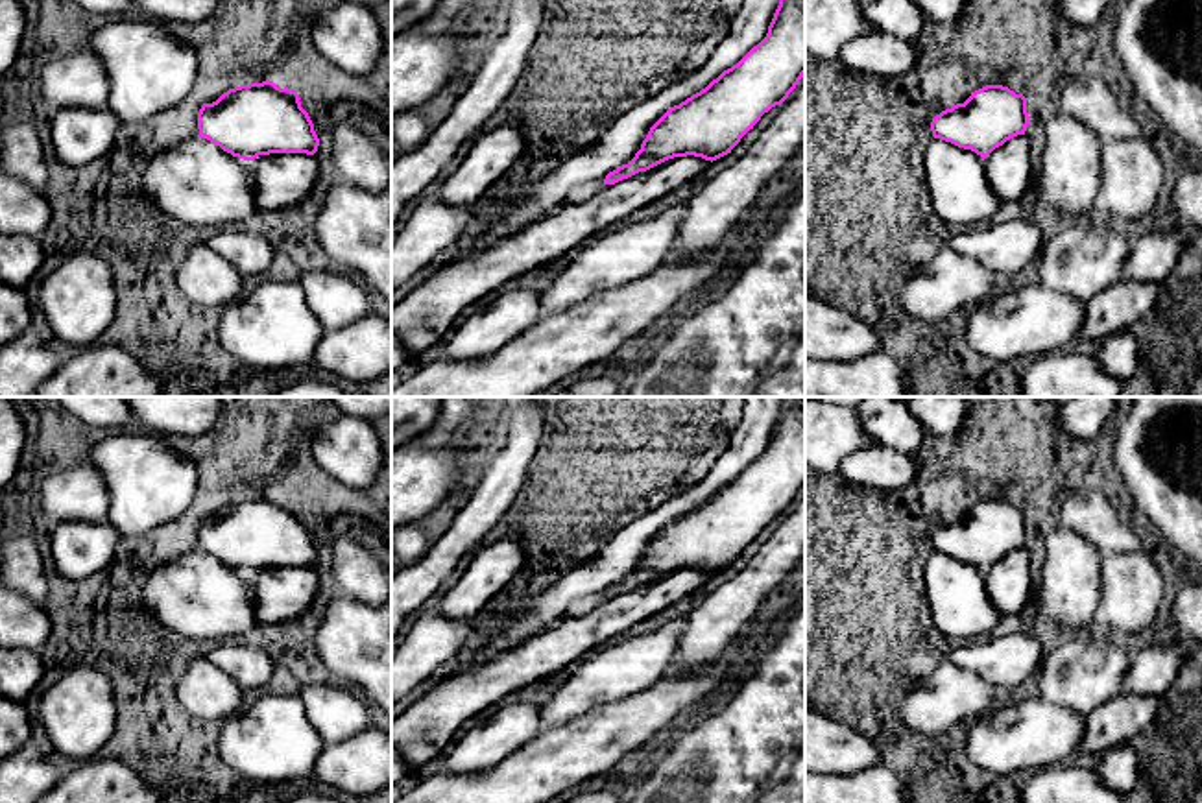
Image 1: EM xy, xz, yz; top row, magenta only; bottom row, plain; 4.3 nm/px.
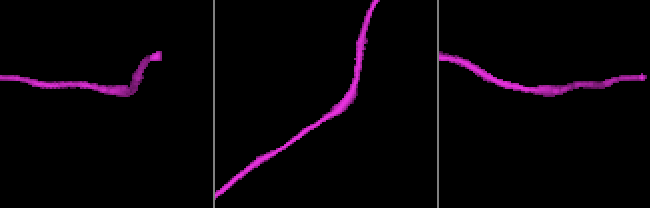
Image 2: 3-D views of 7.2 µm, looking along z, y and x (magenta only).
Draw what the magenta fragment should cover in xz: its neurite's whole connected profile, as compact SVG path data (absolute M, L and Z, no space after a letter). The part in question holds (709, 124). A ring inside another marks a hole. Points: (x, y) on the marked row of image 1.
M779 0L766 37L737 65L724 70L705 89L670 107L648 131L641 150L628 162L609 172L604 185L615 185L674 157L716 161L753 129L764 113L781 105L805 76L805 0Z

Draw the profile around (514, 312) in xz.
M519 288L497 297L454 330L441 360L462 362L493 354L537 323L539 299L541 292L534 288Z

